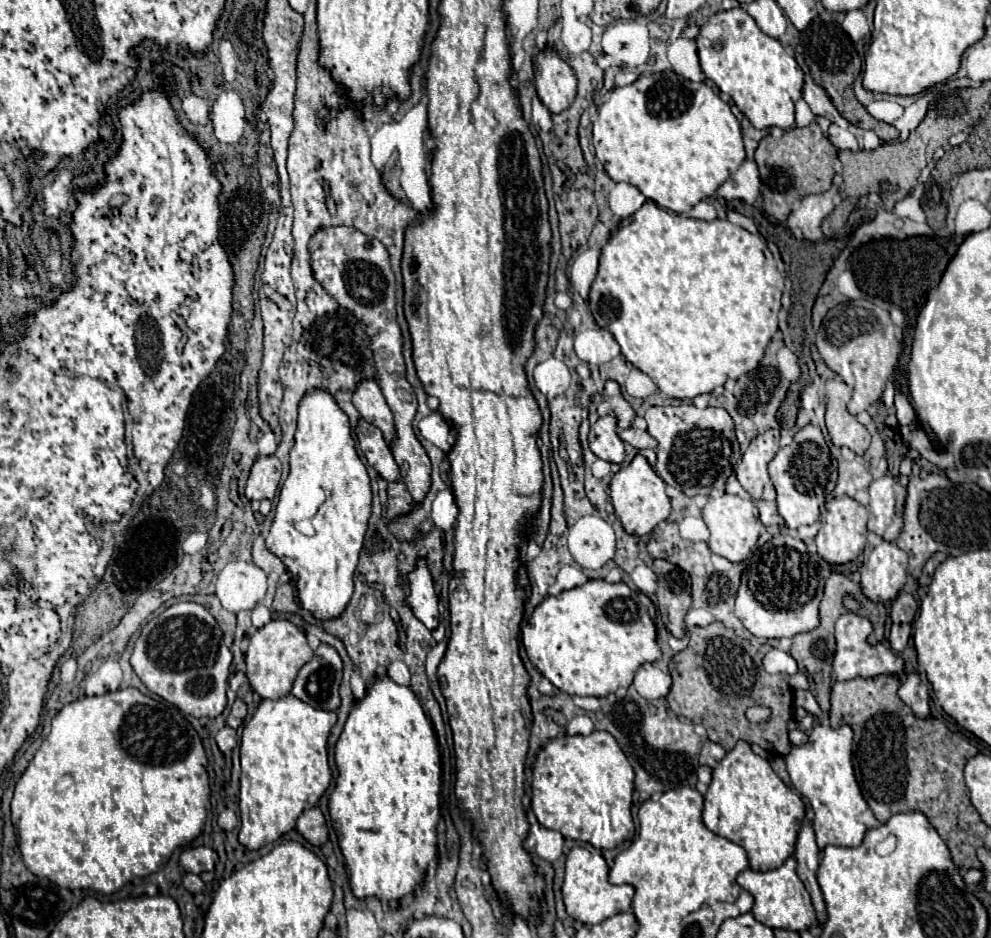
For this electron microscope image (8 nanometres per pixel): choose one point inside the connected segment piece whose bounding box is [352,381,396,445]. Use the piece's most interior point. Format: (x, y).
(368, 399)

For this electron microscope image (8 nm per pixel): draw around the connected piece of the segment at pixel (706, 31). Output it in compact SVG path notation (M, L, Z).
M742 7L712 15L700 27L696 45L704 75L712 79L722 93L734 99L736 107L756 129L790 129L794 125L794 103L802 97L804 71L796 59L784 51L780 41L760 31L756 21Z

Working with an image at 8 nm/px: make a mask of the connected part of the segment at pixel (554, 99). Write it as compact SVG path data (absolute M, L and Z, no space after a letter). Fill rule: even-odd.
M540 51L534 57L534 75L538 75L536 93L550 113L566 111L576 97L576 75L572 67L552 51Z

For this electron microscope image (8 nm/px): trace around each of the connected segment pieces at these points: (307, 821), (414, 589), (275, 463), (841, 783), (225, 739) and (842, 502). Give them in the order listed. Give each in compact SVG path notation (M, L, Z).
M318 807L306 809L296 823L296 829L302 833L304 839L308 839L312 845L320 847L328 841L328 827L326 827L326 819L322 815L322 811Z
M418 561L416 569L408 575L408 587L410 587L408 605L412 605L412 611L428 629L436 629L438 627L438 595L434 591L434 581L424 561Z
M276 455L270 457L258 457L252 465L248 483L246 483L246 497L250 501L260 499L274 499L274 493L280 483L280 461Z
M818 723L810 733L808 743L792 747L786 755L786 771L790 775L792 787L802 797L806 797L814 809L812 827L820 849L824 849L824 845L858 847L866 833L866 825L858 821L858 815L862 815L868 809L868 805L854 777L852 737L854 733L850 725L832 729L830 725Z
M224 727L224 729L220 729L218 735L216 735L216 743L218 743L218 747L220 747L222 753L234 749L236 743L238 743L238 739L236 739L236 731L234 731L232 727Z
M840 497L840 499L830 499L826 503L826 517L822 523L822 529L816 537L818 545L818 555L824 557L828 563L848 563L854 561L866 545L866 521L868 521L868 509L854 501L852 497Z

